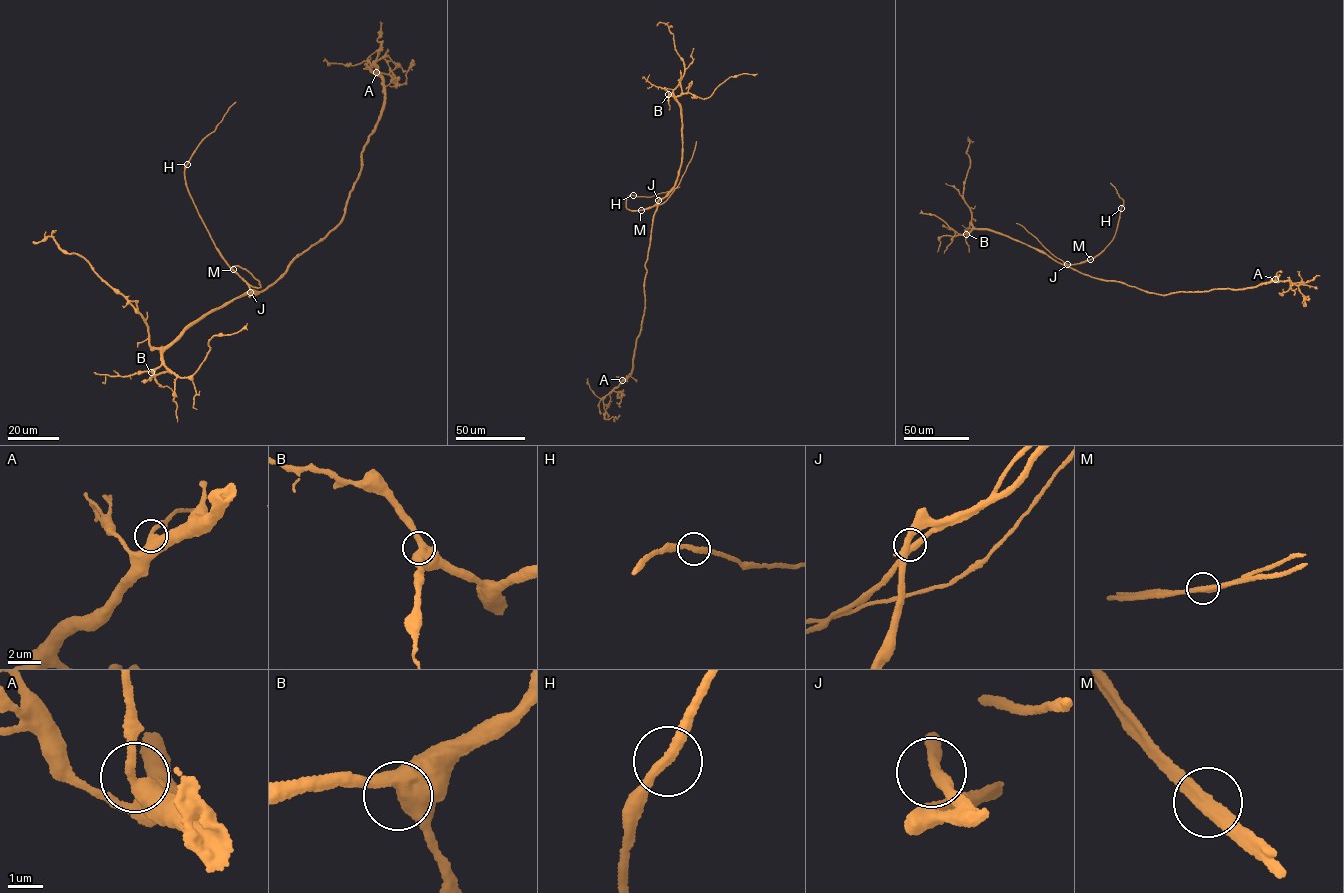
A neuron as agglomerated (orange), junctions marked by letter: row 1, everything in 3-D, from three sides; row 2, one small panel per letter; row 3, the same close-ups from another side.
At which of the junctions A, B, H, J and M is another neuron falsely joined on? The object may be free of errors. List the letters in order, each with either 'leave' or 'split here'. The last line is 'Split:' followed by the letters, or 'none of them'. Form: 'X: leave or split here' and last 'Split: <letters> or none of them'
A: leave
B: leave
H: leave
J: leave
M: split here
Split: M

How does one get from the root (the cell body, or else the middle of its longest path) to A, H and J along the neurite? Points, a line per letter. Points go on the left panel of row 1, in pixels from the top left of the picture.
A: (279, 276), (344, 218), (363, 165), (362, 153), (385, 106), (385, 89), (376, 72)
H: (279, 276), (262, 291), (250, 294), (244, 280), (215, 247), (196, 209), (186, 183), (188, 164)
J: (279, 276), (262, 291), (251, 295), (250, 292)

